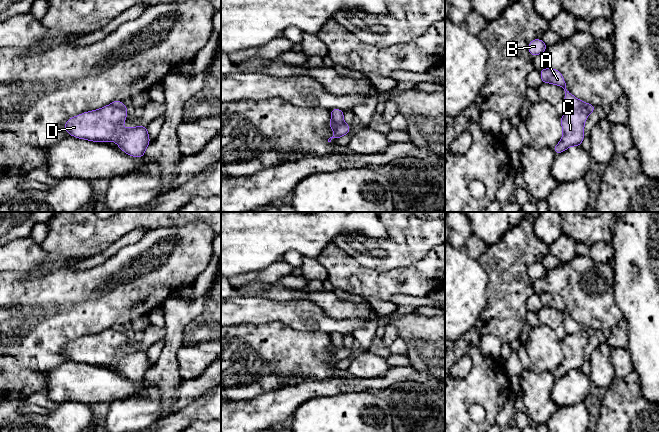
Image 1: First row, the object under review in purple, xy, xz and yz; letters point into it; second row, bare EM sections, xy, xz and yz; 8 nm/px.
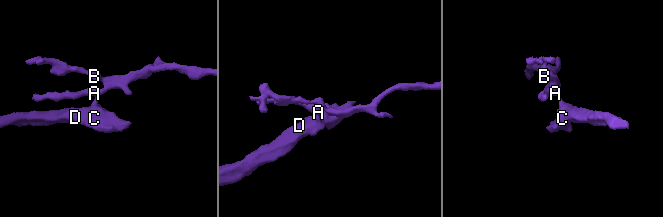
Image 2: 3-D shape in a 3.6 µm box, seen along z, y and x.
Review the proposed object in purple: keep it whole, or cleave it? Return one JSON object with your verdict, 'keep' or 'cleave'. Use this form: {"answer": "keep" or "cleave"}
{"answer": "cleave"}

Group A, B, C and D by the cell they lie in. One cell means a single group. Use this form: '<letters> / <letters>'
A B / C D

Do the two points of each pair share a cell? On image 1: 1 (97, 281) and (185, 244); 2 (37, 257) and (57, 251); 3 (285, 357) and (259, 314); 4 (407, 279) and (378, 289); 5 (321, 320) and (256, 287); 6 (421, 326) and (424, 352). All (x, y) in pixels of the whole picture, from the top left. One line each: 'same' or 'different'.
1: same
2: different
3: different
4: same
5: different
6: same

